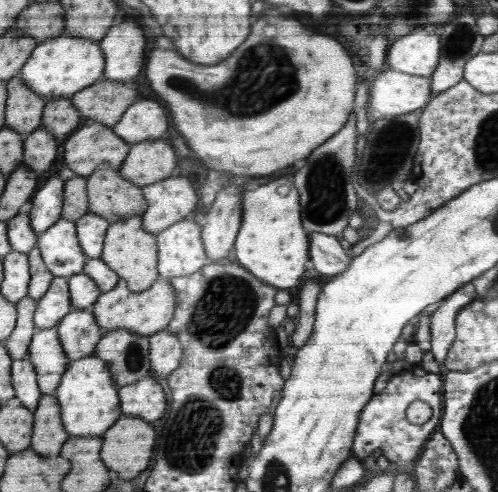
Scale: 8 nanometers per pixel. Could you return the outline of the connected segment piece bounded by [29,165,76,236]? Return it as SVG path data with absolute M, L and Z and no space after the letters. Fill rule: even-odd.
M68 165L64 166L64 170L50 177L40 190L35 191L29 215L30 227L36 231L36 235L40 236L61 218L64 185L75 176Z

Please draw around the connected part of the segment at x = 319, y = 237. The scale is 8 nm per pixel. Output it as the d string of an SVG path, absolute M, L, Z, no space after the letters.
M310 232L308 237L310 237L309 267L313 274L338 276L350 266L352 256L342 248L335 236Z

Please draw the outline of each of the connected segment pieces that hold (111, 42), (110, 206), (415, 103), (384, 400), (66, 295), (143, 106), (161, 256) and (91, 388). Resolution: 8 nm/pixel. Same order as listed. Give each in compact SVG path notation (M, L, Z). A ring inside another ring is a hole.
M123 16L99 44L106 53L103 78L134 78L146 64L146 36L134 18Z
M110 163L100 165L91 176L87 177L87 196L90 198L90 212L96 213L110 224L131 219L132 216L143 216L147 210L148 201L140 185L133 184Z
M389 69L380 74L369 86L368 120L384 116L406 115L420 111L429 104L432 96L430 77L409 75Z
M416 369L406 372L405 374L393 374L389 378L388 384L382 392L376 393L362 408L360 412L360 422L356 427L351 452L354 456L363 460L373 454L374 450L380 450L381 455L386 456L390 461L391 468L402 470L410 463L415 462L423 450L424 443L431 437L435 431L436 425L440 422L443 411L443 379L442 374L419 372ZM414 400L427 402L432 408L432 416L424 424L412 424L406 419L406 409Z
M54 277L48 290L37 300L34 326L36 330L56 327L70 311L70 280L67 277Z
M141 98L127 109L113 129L130 146L161 139L167 133L169 114L156 100Z
M190 216L156 235L158 274L169 279L190 275L210 261L200 239L202 226Z
M95 354L69 362L55 396L59 400L60 418L70 435L103 436L123 415L119 389L107 361Z

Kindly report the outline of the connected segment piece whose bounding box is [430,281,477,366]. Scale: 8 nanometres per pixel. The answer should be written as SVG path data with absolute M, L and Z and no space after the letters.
M472 281L456 289L451 295L442 299L442 304L430 315L431 350L433 356L442 366L446 360L448 349L455 337L456 316L460 308L470 304L477 294Z

